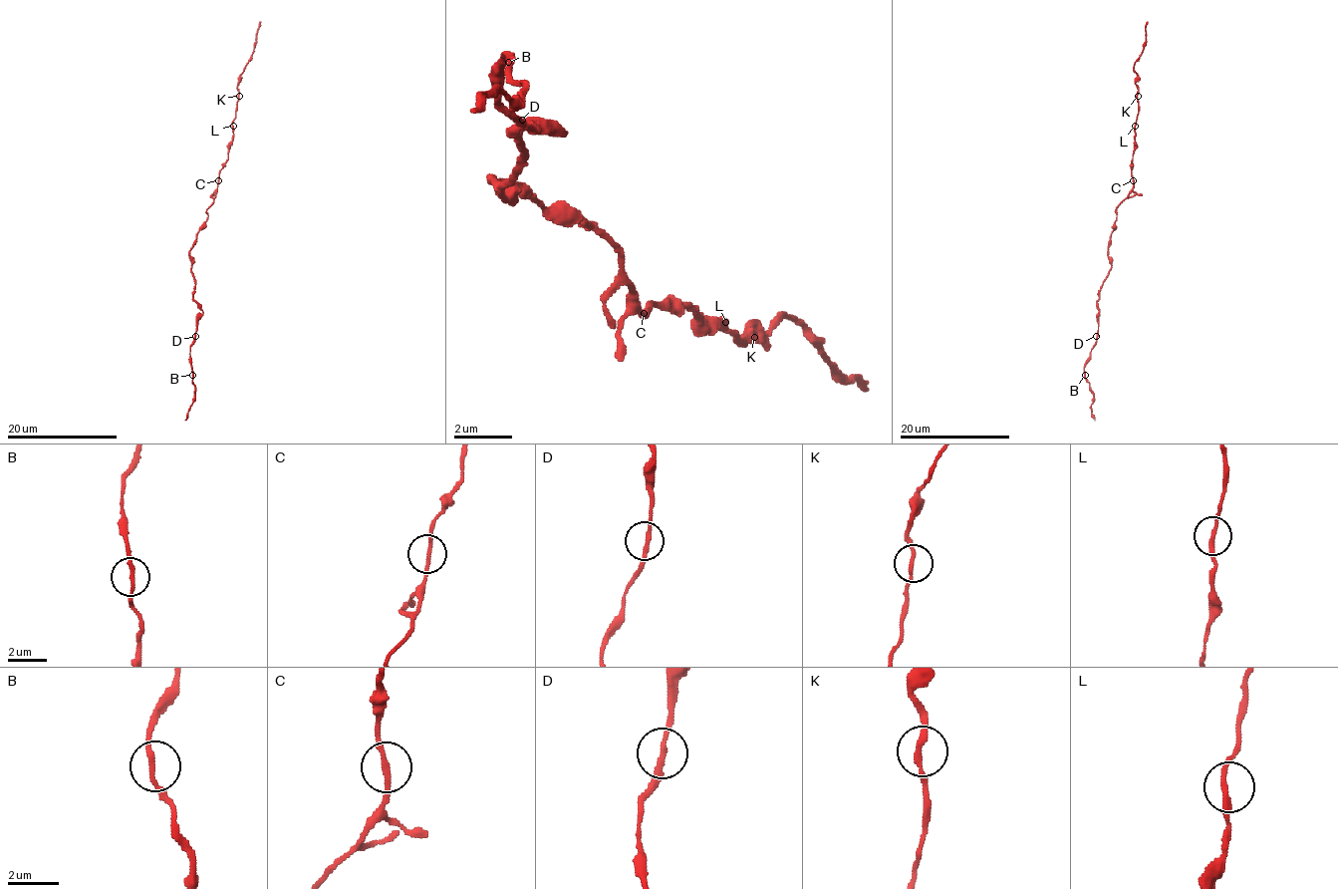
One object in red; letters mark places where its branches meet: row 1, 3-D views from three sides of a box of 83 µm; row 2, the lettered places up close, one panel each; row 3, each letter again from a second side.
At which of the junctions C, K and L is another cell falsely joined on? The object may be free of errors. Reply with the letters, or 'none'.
none

